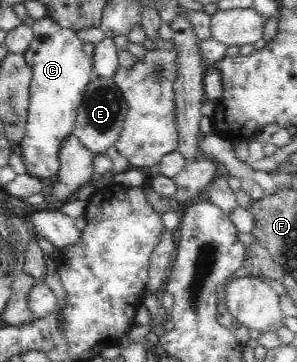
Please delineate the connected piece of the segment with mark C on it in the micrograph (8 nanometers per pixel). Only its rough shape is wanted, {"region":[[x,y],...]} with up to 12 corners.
{"region":[[34,20],[19,146],[28,175],[60,169],[93,73],[77,30]]}

